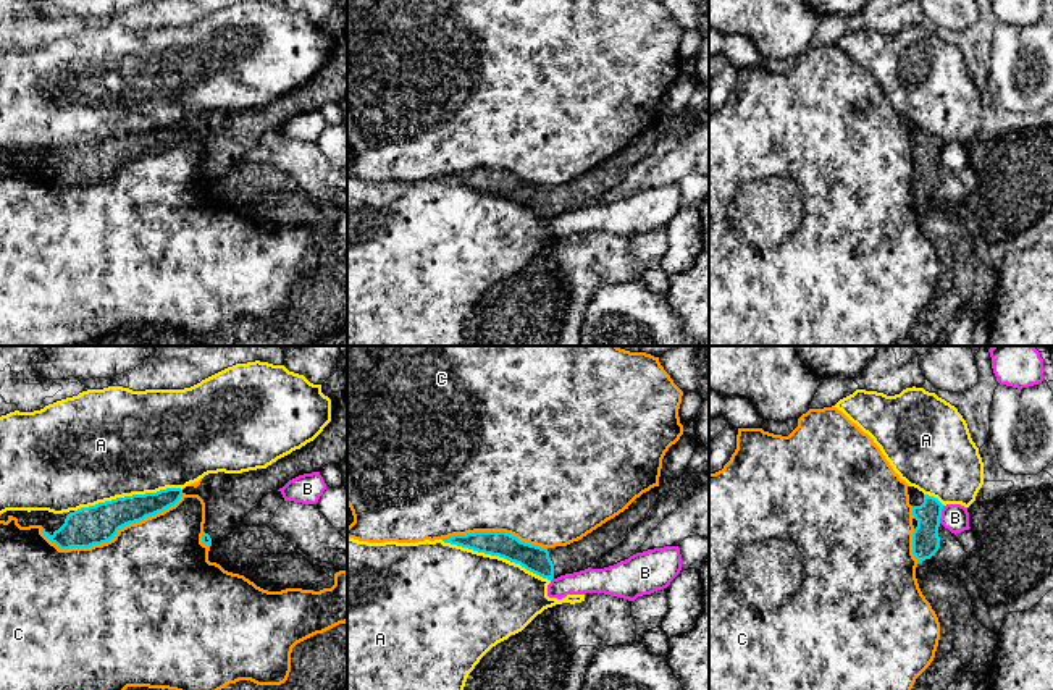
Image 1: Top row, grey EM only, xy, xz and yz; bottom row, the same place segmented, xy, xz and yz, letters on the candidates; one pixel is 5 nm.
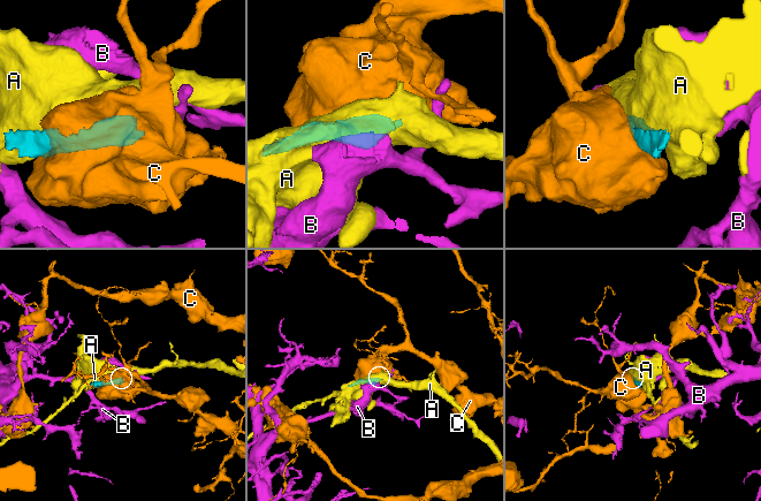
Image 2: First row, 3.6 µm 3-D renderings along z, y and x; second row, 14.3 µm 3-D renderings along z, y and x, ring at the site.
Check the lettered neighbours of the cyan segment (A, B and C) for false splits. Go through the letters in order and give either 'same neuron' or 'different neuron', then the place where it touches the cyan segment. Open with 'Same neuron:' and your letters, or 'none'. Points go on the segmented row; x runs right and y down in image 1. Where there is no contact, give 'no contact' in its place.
Same neuron: none
A: different neuron; contact xz (496, 555)
B: different neuron; contact yz (940, 514)
C: different neuron; contact xy (113, 537)

